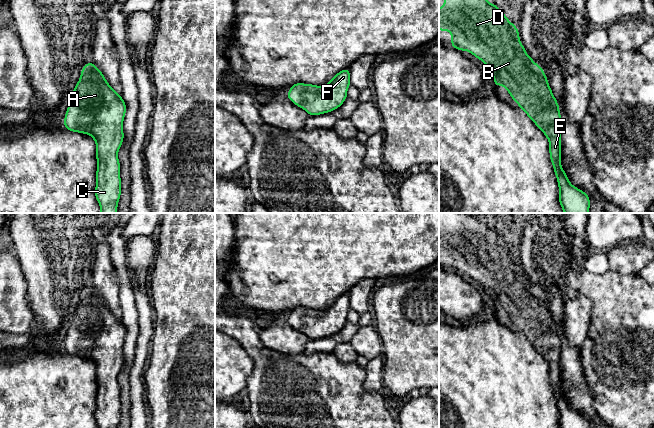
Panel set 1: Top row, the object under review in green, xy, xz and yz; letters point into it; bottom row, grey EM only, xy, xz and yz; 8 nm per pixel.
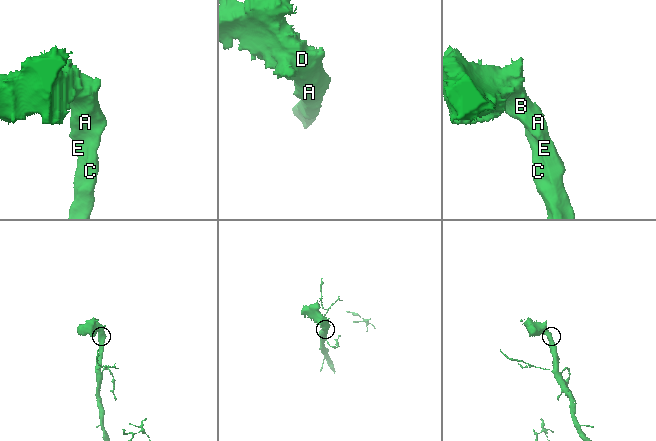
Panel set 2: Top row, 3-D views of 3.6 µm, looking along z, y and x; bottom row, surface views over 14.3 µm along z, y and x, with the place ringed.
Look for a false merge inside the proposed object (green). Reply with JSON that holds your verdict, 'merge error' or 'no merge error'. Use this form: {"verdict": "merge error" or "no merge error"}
{"verdict": "no merge error"}

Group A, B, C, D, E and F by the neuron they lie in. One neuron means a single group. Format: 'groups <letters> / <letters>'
groups A B C D E F

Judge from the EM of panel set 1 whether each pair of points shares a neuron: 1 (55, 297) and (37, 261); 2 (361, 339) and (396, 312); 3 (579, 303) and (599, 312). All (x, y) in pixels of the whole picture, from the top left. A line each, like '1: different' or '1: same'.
1: same
2: different
3: different

